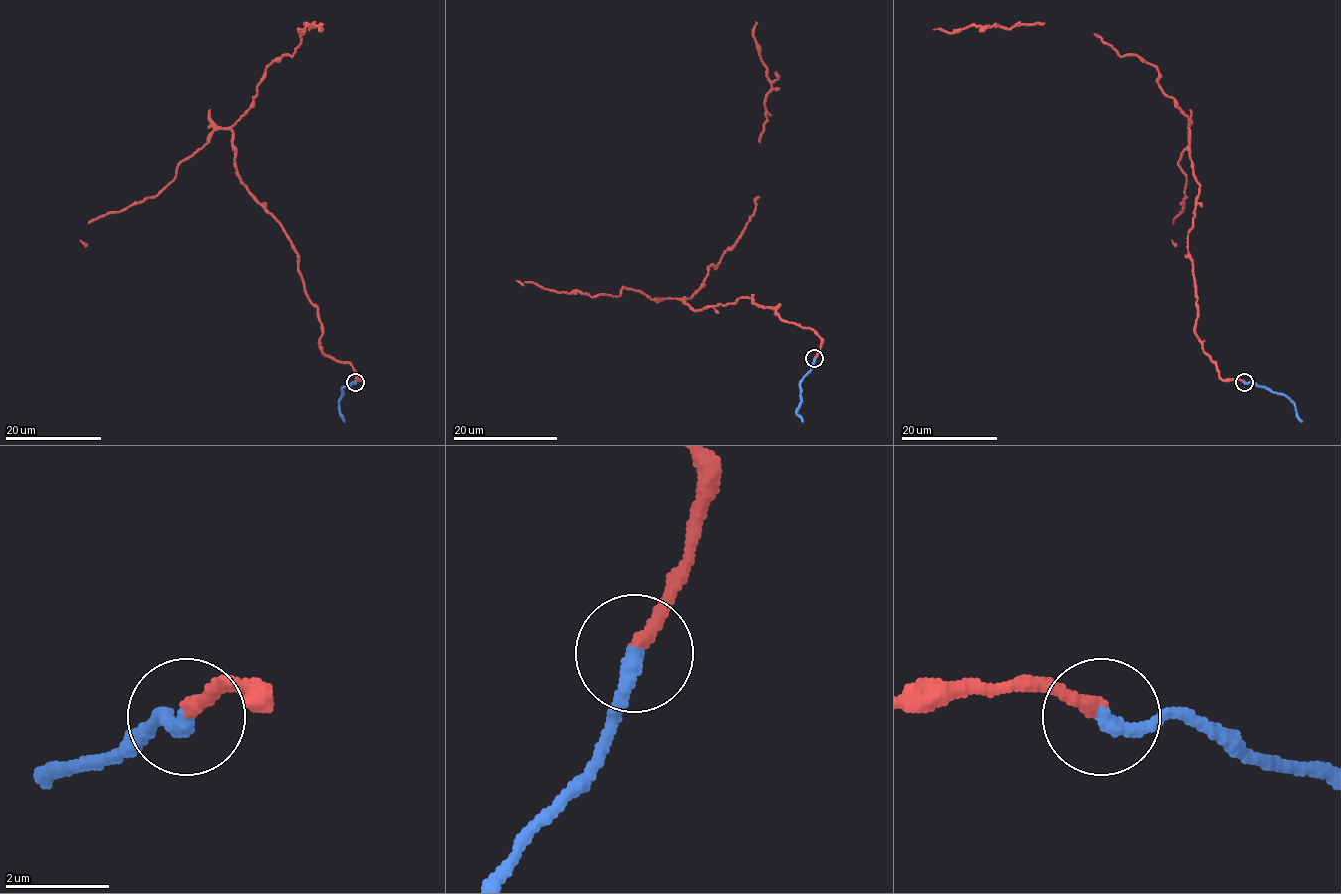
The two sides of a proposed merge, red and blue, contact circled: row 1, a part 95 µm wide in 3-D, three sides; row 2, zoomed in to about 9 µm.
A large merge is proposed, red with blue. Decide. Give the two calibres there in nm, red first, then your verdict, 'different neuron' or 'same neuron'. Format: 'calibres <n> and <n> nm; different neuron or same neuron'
calibres 280 and 320 nm; same neuron

